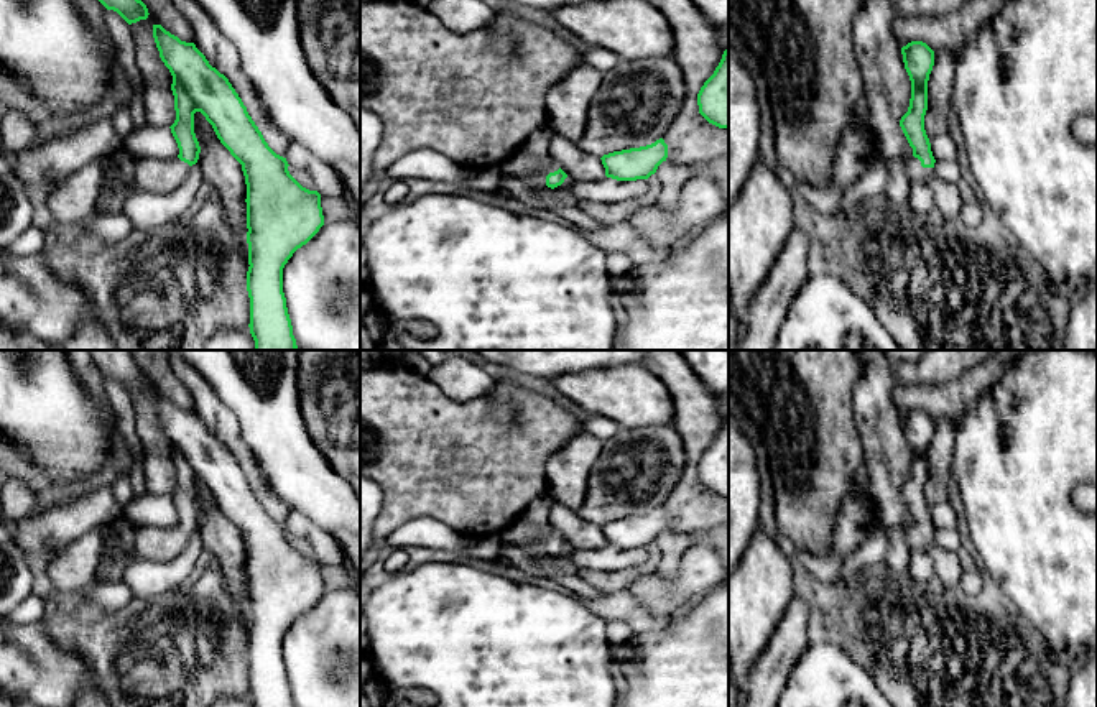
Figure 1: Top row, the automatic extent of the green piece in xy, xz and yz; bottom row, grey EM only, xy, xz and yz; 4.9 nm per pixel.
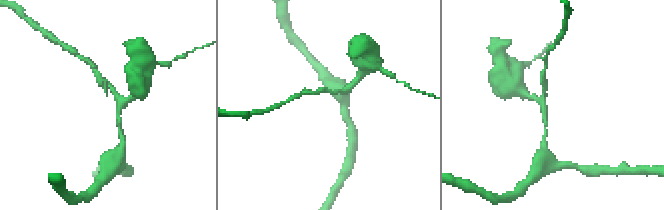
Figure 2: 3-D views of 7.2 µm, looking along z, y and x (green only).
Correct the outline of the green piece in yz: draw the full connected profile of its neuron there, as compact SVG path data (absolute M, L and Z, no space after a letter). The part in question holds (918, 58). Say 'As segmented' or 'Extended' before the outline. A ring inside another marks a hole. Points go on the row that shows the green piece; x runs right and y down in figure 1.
Extended. M911 41L901 48L905 69L911 81L911 99L908 112L901 117L900 127L913 148L906 161L906 176L913 183L926 183L934 194L934 204L947 219L957 219L962 210L962 199L957 184L934 176L934 156L924 130L928 110L928 81L934 66L934 51L923 41Z

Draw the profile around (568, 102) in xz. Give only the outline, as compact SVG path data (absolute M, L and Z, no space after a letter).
M582 56L581 62L548 90L546 125L556 135L577 143L586 133L587 113L602 79L604 72Z

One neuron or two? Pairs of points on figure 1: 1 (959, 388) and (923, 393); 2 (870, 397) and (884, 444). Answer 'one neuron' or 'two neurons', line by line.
1: one neuron
2: one neuron

